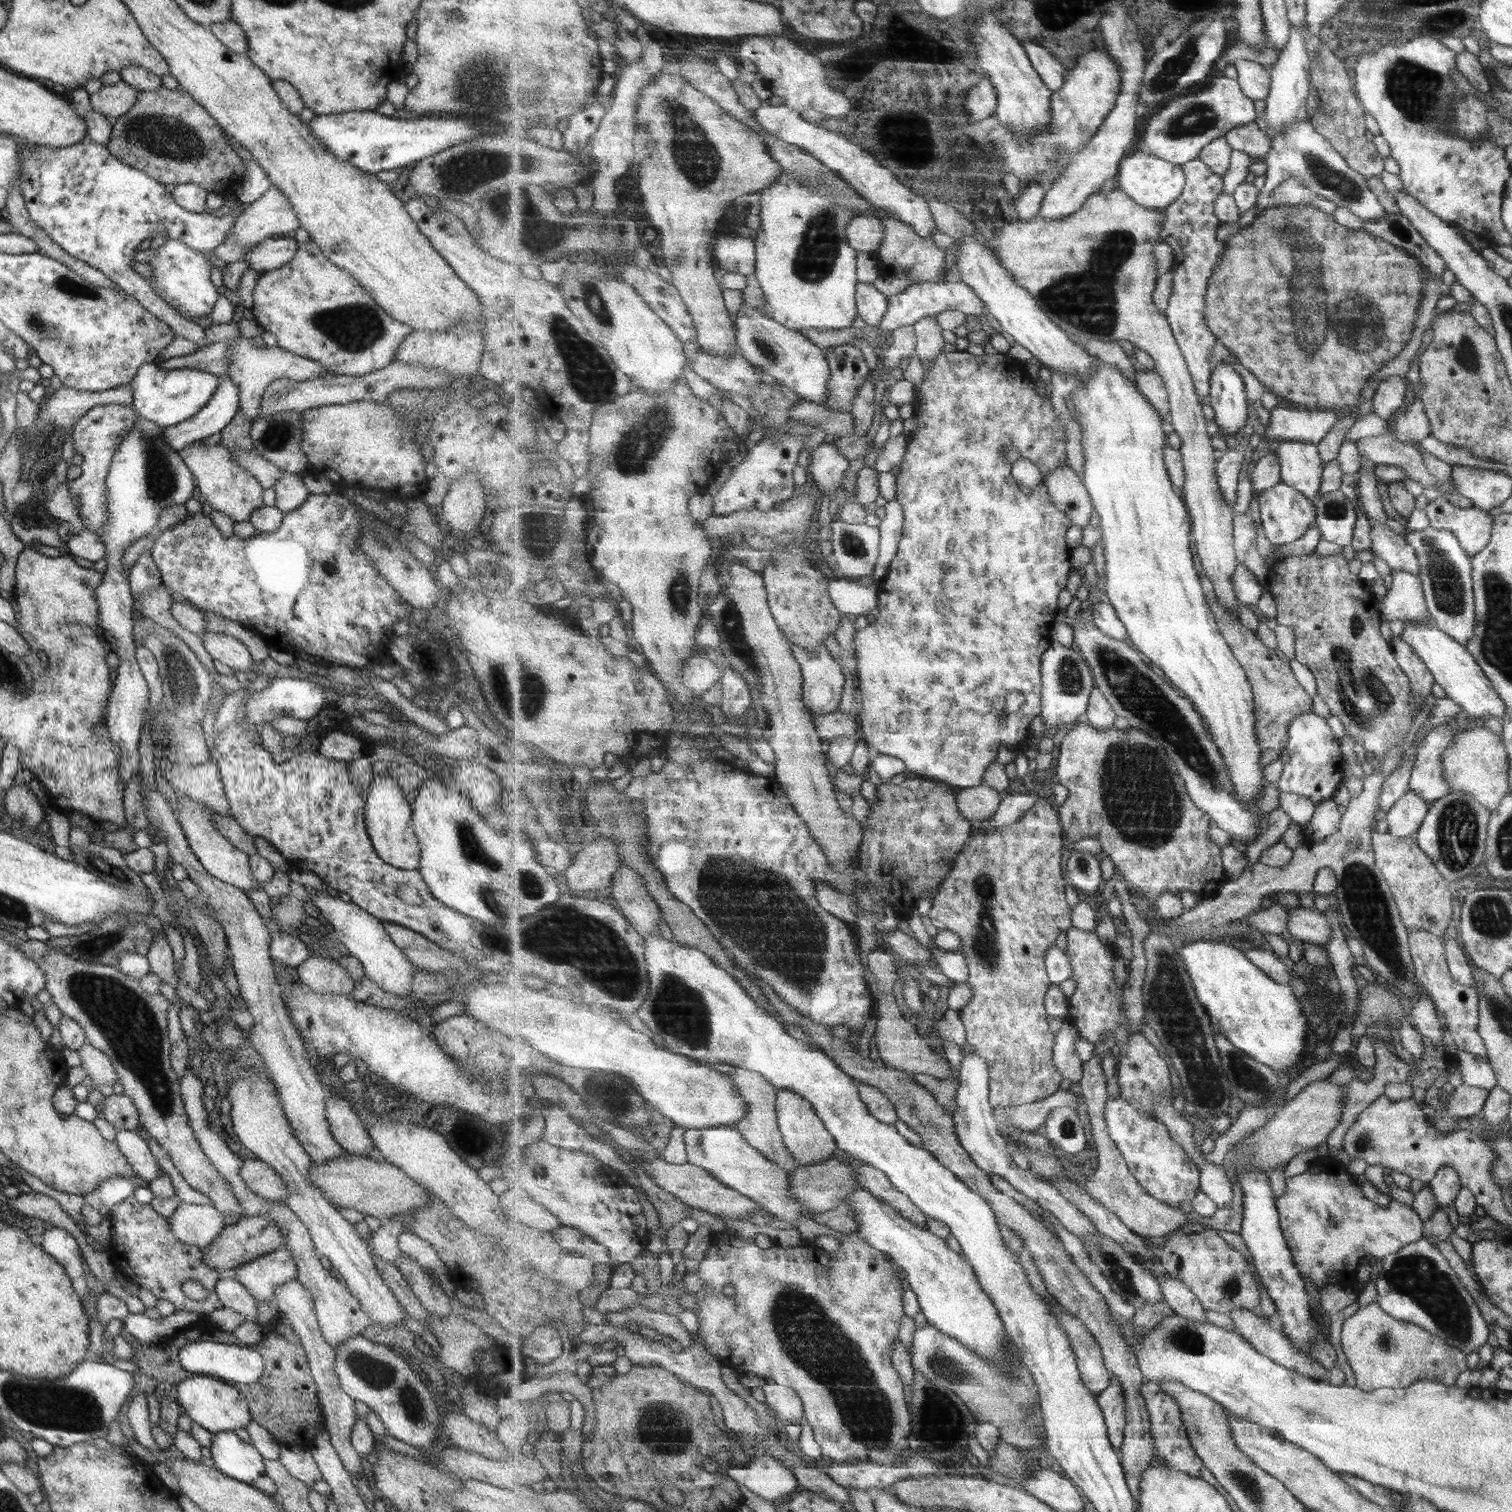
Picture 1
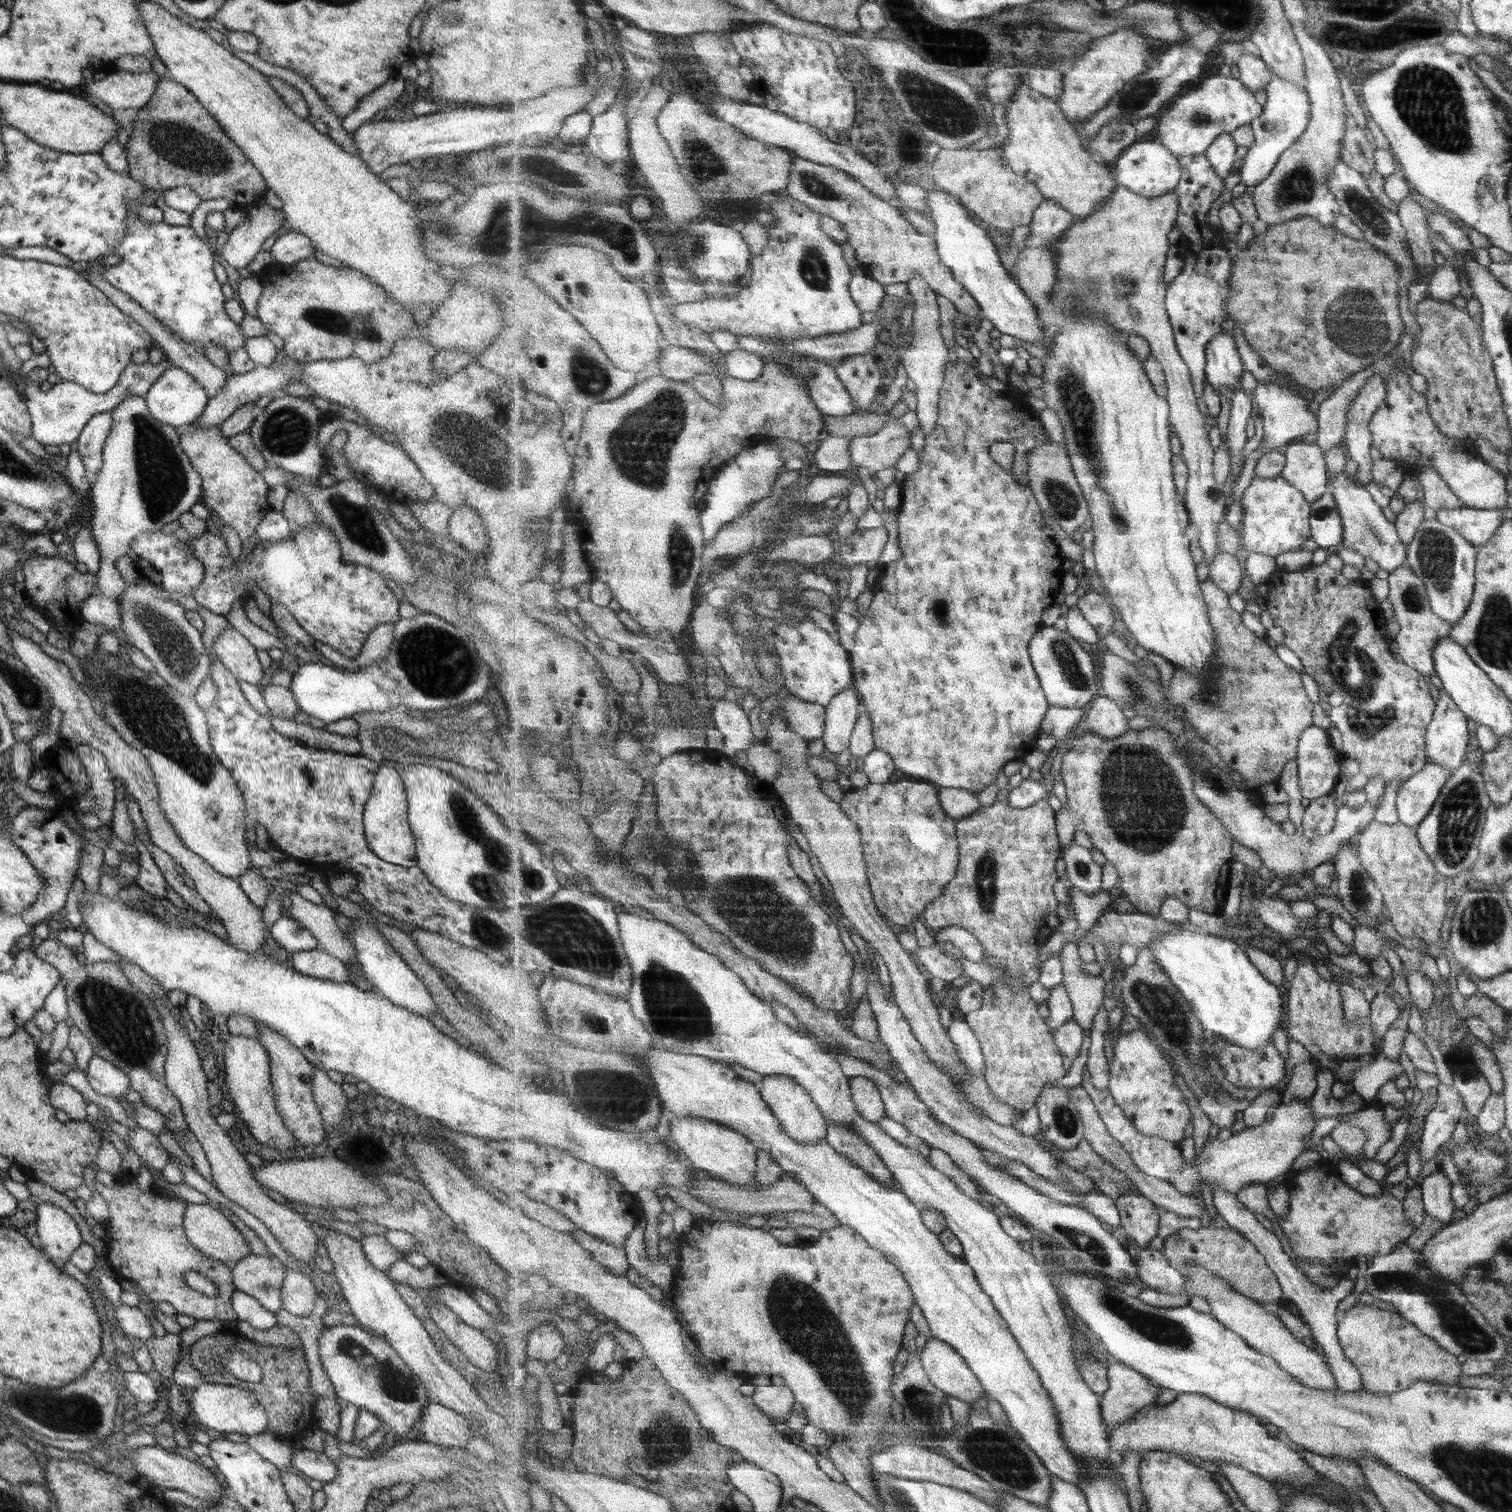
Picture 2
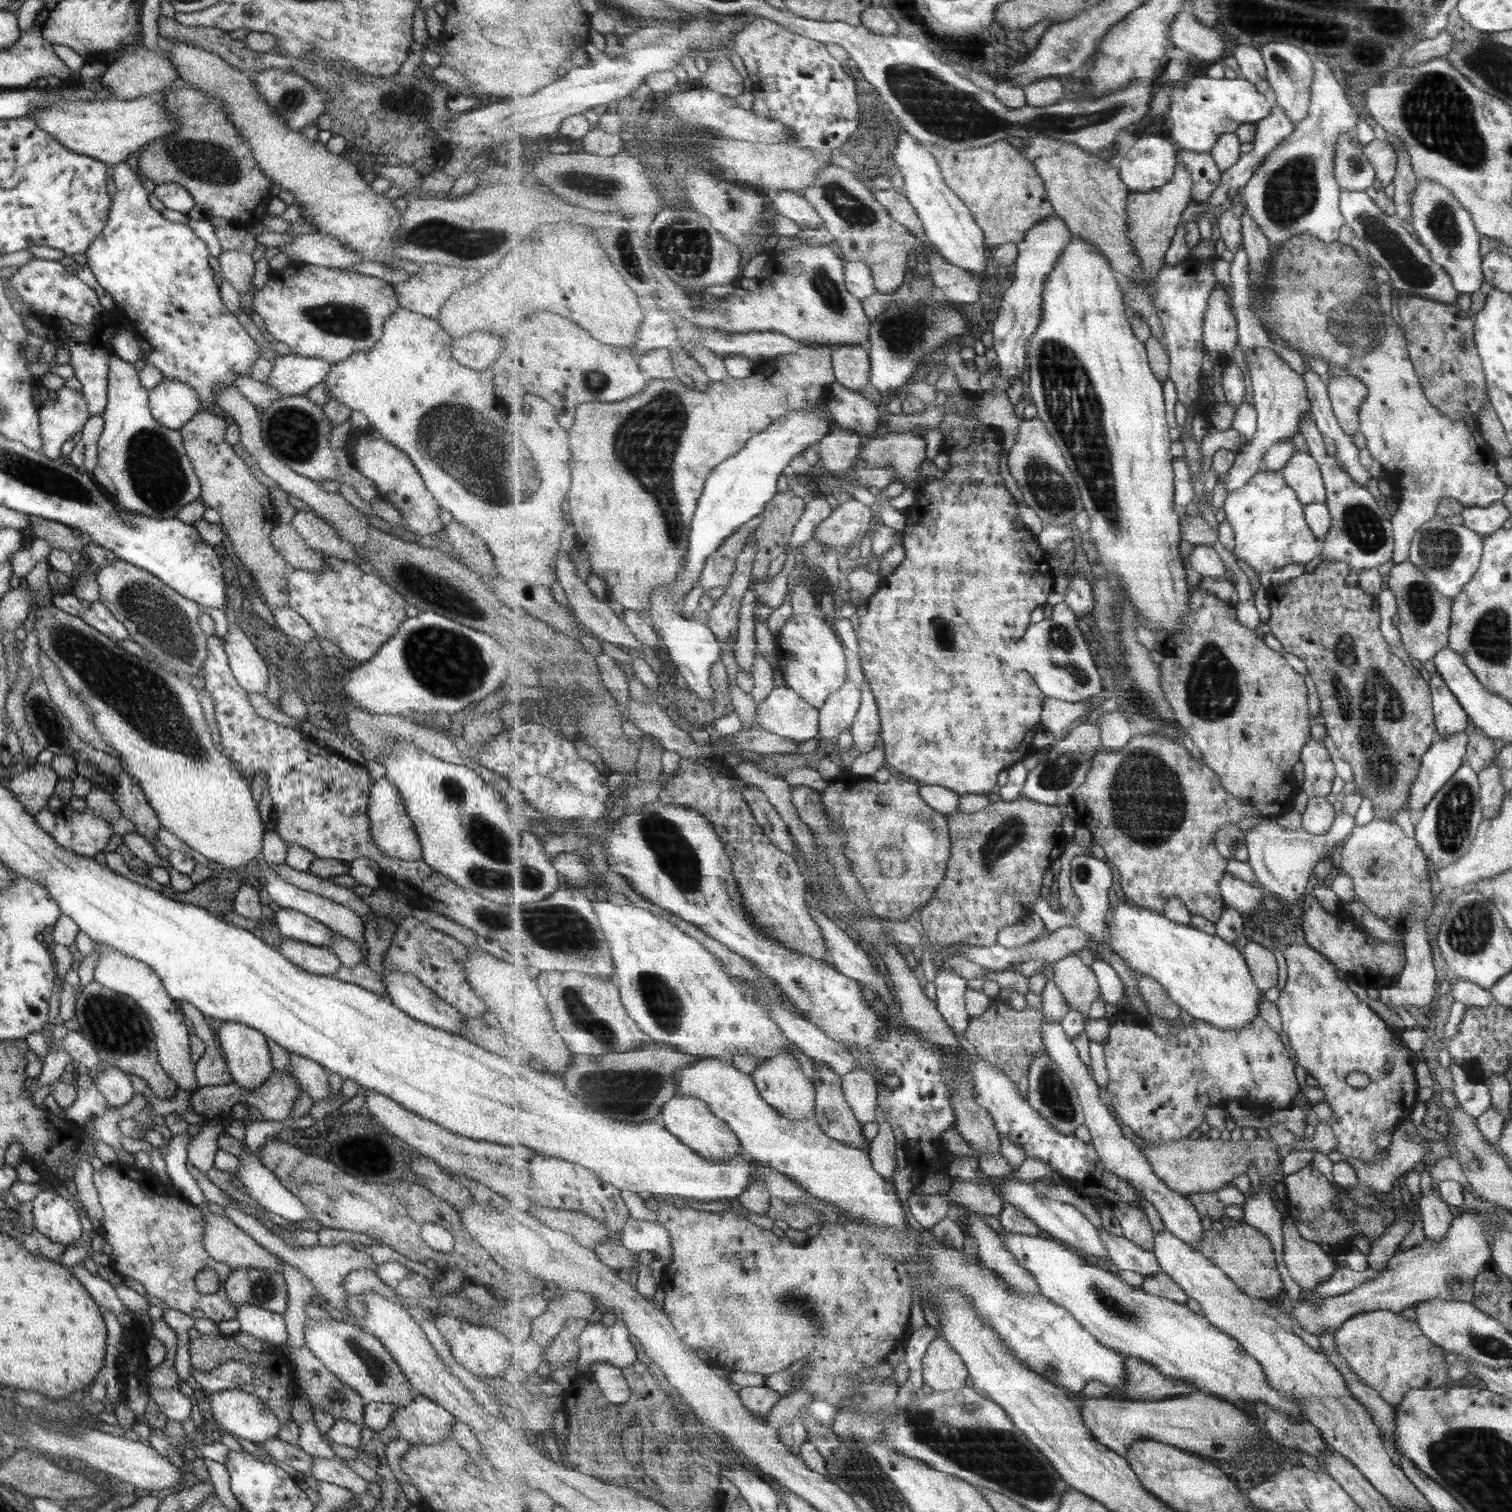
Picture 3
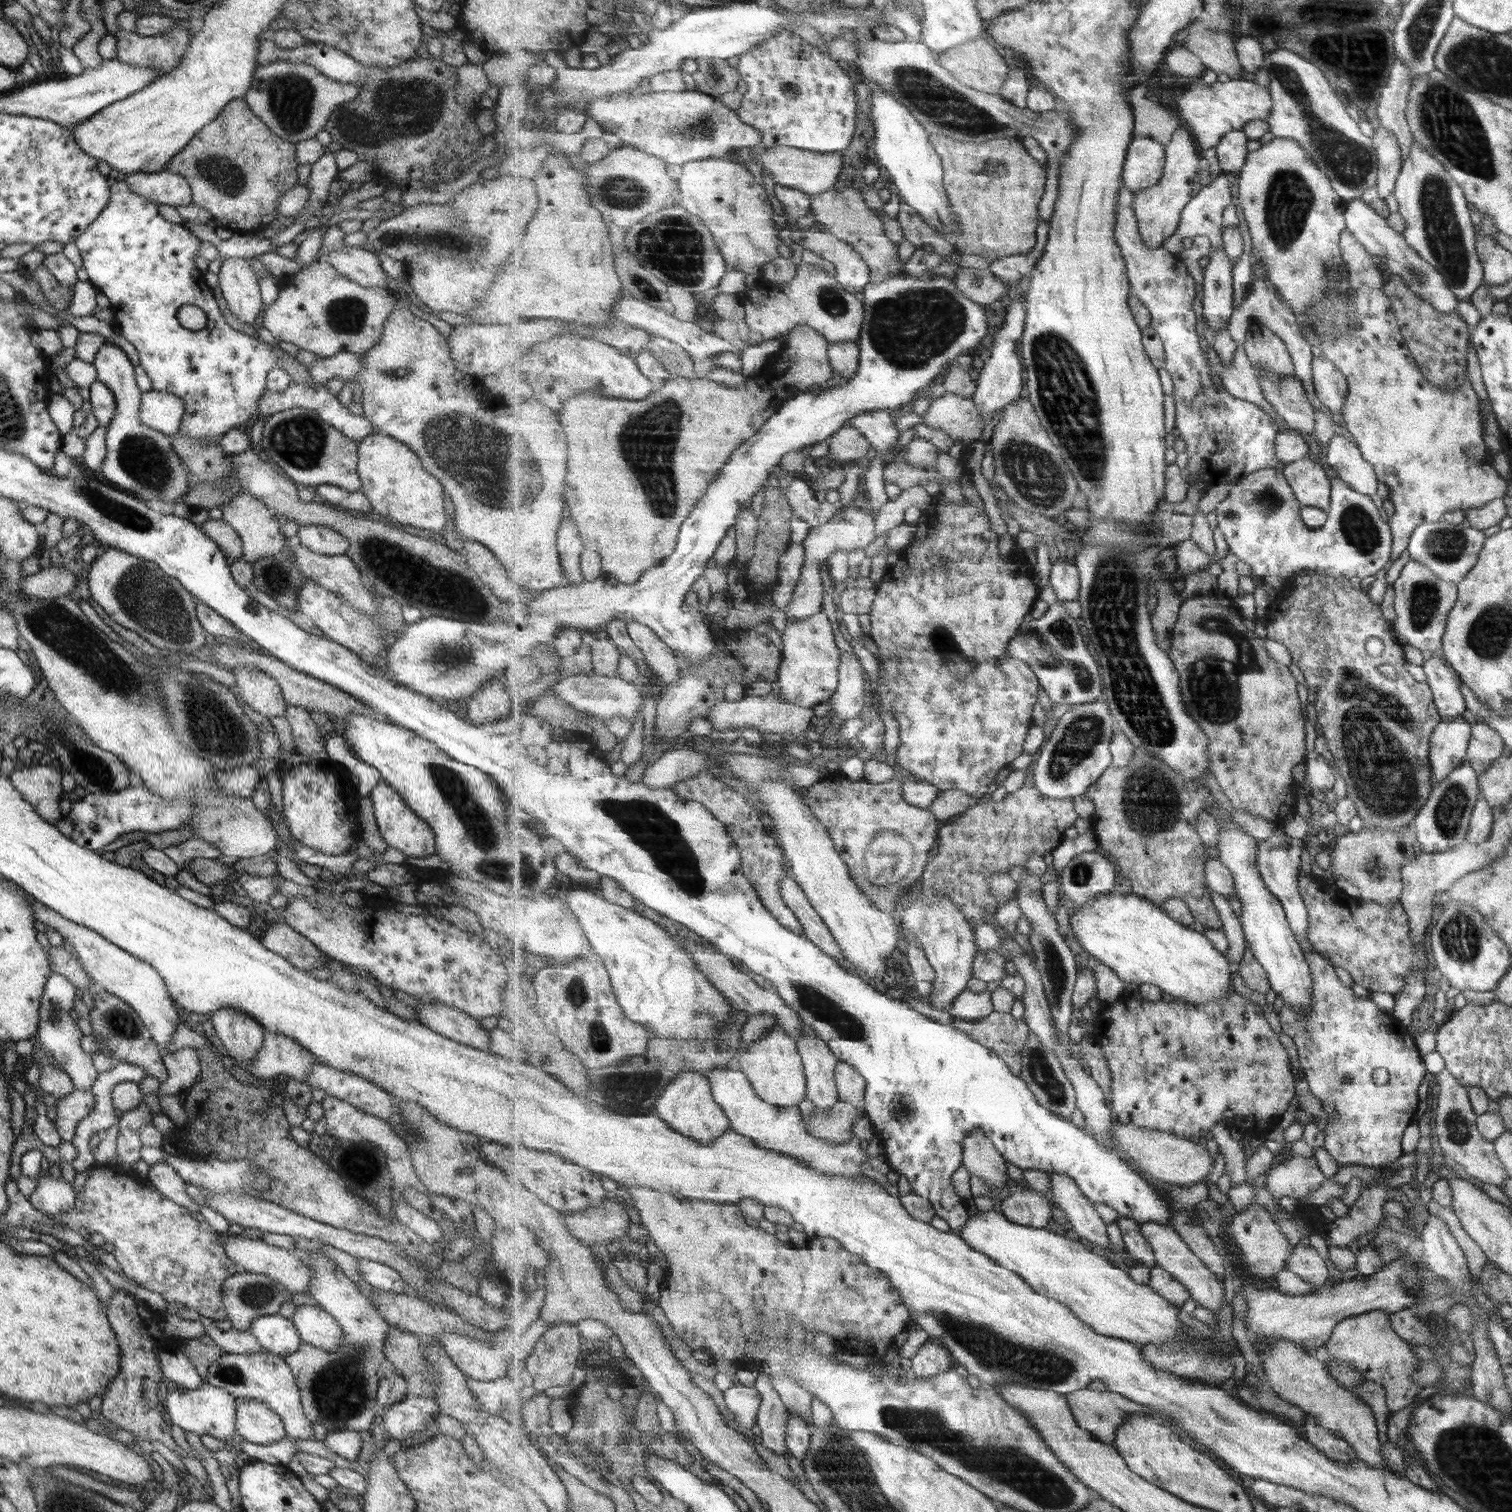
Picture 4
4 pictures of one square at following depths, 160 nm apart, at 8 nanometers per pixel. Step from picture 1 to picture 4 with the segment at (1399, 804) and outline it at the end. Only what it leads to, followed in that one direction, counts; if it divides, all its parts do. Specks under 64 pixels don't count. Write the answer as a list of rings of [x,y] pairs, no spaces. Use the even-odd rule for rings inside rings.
[[[1461,716],[1451,721],[1439,720],[1429,740],[1431,786],[1441,782],[1451,770],[1464,763],[1470,730],[1470,725]]]

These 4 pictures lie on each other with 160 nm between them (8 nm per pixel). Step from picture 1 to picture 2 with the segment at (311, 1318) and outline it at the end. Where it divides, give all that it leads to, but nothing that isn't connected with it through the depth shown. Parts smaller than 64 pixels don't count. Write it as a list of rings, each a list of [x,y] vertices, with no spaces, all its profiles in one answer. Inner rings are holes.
[[[286,1269],[281,1287],[281,1312],[305,1317],[311,1313],[317,1298],[309,1277],[300,1270]]]

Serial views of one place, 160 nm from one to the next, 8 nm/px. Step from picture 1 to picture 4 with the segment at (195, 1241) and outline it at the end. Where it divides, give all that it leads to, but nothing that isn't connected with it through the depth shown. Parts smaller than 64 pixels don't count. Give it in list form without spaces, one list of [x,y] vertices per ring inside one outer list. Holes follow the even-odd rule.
[[[229,1232],[222,1235],[228,1237],[225,1238],[225,1242],[223,1242],[223,1252],[226,1258],[236,1264],[239,1271],[264,1274],[289,1292],[308,1292],[310,1270],[292,1251],[269,1246],[269,1244],[265,1244],[265,1242],[262,1242],[258,1237],[255,1240],[248,1240],[247,1238],[241,1238],[239,1235],[232,1236]]]

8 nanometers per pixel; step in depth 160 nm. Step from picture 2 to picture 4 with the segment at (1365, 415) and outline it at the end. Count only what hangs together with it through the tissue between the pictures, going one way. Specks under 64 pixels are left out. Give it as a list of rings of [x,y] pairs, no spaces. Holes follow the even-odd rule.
[[[1312,357],[1312,385],[1319,402],[1330,412],[1340,413],[1346,395],[1345,375],[1325,357]]]

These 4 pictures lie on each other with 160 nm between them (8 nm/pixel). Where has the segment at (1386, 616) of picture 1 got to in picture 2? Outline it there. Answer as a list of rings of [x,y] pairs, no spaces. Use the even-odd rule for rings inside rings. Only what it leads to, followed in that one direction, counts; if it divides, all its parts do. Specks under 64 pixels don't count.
[[[1402,564],[1389,572],[1386,580],[1388,582],[1386,598],[1391,604],[1392,619],[1399,624],[1398,633],[1390,639],[1395,642],[1395,652],[1401,658],[1403,664],[1416,670],[1419,675],[1423,677],[1433,675],[1431,649],[1438,638],[1448,634],[1451,626],[1448,626],[1444,620],[1431,612],[1421,579],[1413,574],[1413,571],[1406,564]]]

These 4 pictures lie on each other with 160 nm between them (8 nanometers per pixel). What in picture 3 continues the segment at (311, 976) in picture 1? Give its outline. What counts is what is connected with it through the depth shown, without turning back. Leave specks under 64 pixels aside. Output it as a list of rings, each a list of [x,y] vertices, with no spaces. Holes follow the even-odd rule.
[[[283,937],[279,948],[289,962],[307,973],[332,977],[340,967],[339,959],[327,947],[315,947]]]

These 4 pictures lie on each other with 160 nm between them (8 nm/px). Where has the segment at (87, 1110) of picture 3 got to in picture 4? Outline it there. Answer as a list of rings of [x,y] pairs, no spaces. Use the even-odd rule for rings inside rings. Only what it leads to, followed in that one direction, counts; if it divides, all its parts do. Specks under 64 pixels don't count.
[[[52,972],[40,996],[38,1029],[30,1041],[32,1044],[35,1040],[41,1042],[41,1046],[54,1058],[57,1068],[71,1079],[75,1089],[88,1090],[98,1073],[91,1064],[91,1054],[83,1052],[79,1046],[81,1031],[75,1025],[72,1008],[74,996],[75,987],[64,976]]]

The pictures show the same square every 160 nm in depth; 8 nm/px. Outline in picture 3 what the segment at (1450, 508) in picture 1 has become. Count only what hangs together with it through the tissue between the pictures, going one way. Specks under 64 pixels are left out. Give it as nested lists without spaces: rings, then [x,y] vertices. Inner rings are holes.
[[[1500,500],[1492,502],[1485,508],[1478,506],[1462,507],[1460,512],[1462,526],[1477,533],[1480,538],[1500,529],[1501,524],[1509,515],[1510,513]]]

